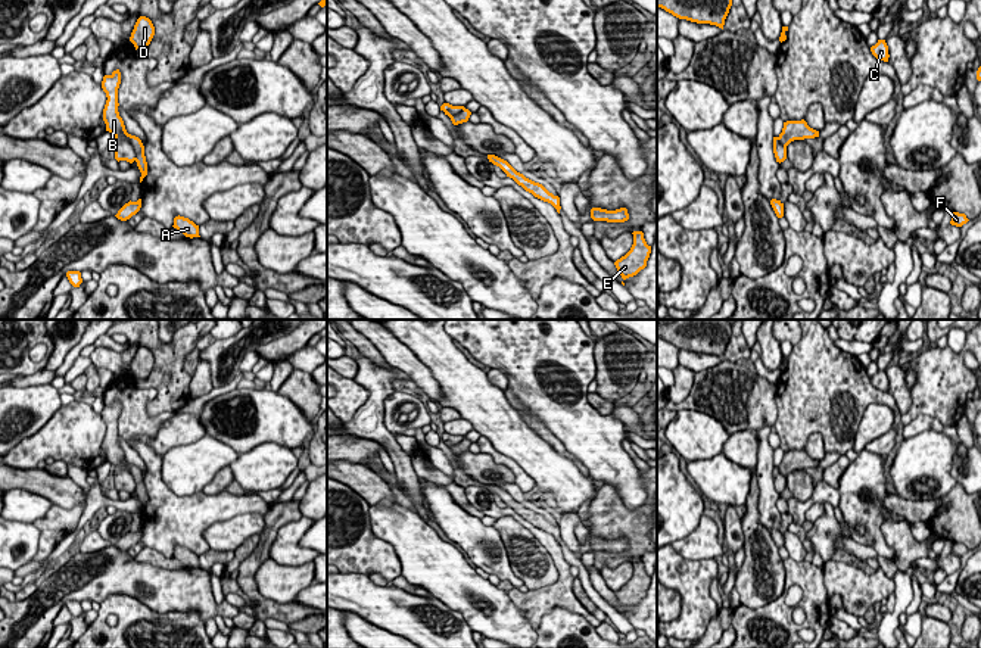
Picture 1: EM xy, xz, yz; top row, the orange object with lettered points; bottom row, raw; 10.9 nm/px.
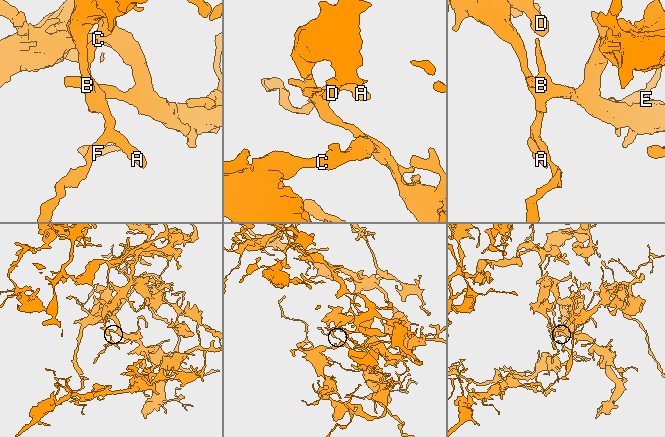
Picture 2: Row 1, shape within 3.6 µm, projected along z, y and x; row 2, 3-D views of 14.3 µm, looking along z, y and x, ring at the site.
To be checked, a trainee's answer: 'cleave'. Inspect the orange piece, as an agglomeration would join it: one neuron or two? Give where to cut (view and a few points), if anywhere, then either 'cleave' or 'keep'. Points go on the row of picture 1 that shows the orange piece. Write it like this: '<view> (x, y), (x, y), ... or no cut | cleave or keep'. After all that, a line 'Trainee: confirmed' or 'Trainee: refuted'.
no cut | keep
Trainee: refuted

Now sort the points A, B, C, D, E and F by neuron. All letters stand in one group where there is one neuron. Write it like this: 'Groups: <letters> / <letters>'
Groups: A B C D E F

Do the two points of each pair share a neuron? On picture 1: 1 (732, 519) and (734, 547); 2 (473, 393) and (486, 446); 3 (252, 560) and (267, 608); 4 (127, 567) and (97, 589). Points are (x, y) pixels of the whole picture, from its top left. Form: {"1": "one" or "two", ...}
{"1": "one", "2": "two", "3": "one", "4": "one"}

